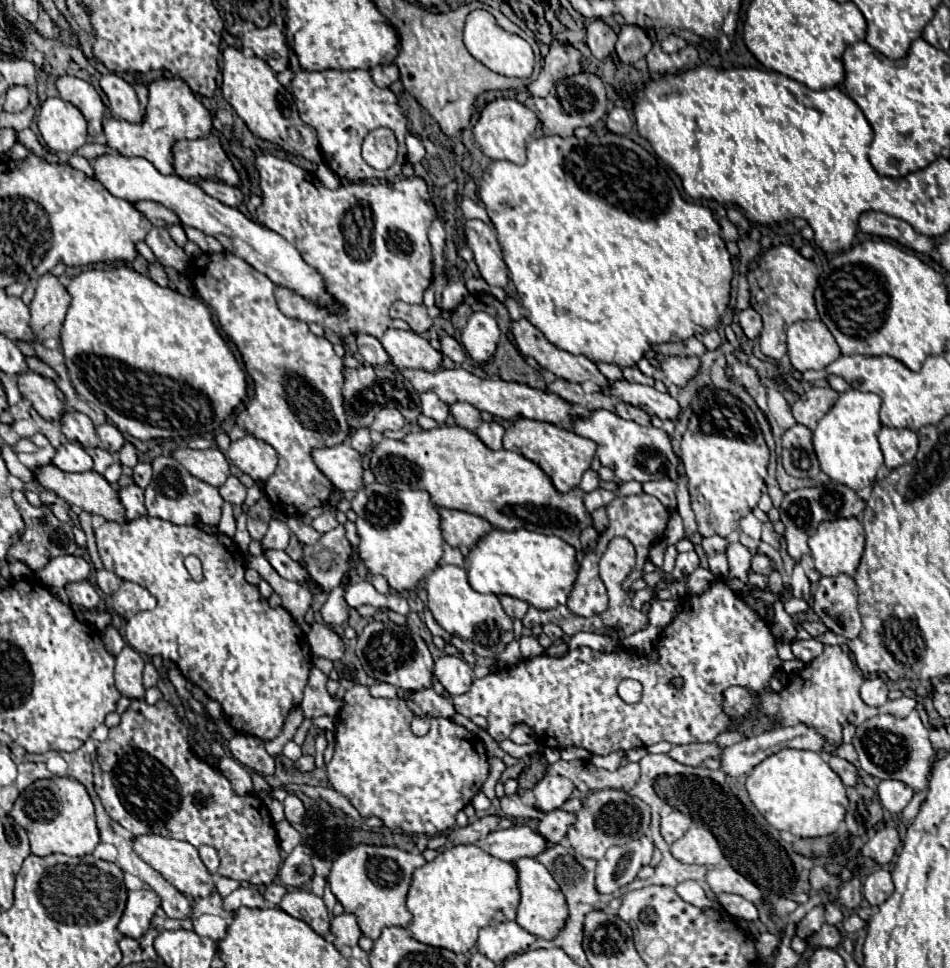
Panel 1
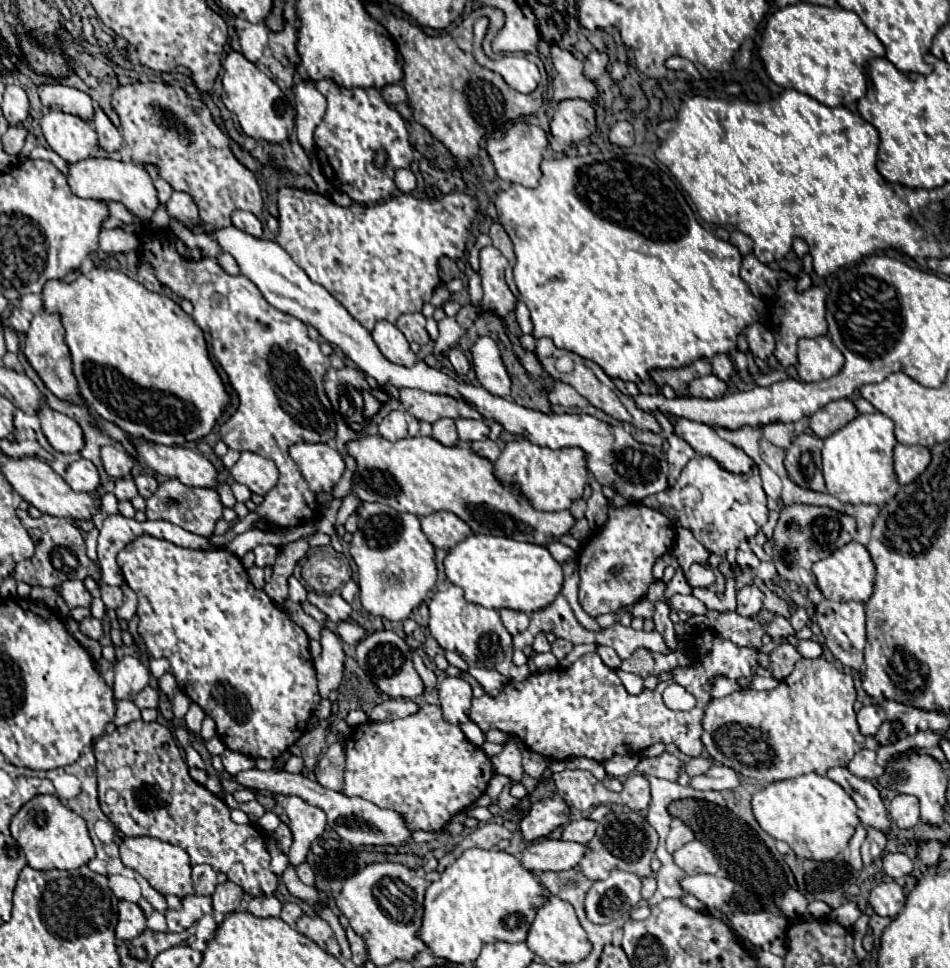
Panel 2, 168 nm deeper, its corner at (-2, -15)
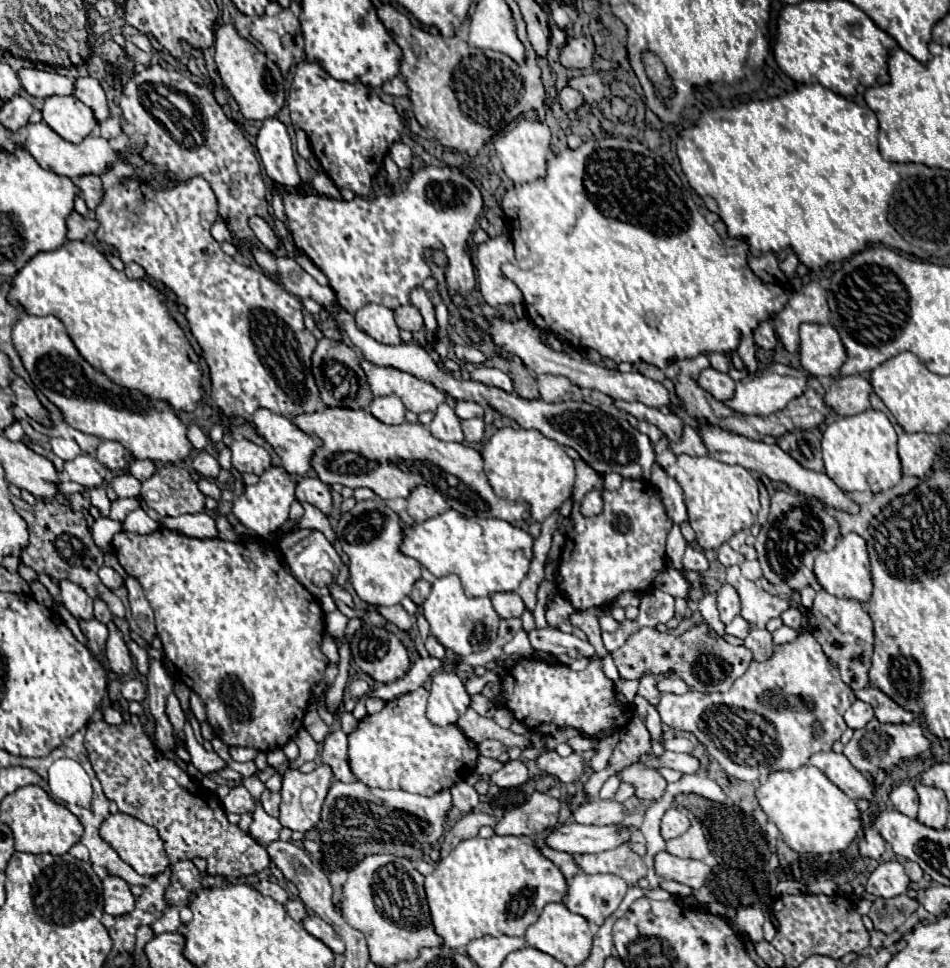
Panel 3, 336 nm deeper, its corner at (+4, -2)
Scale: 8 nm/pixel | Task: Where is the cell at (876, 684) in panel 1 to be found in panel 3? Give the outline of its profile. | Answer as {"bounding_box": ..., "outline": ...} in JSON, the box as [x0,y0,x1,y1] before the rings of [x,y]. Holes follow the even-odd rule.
{"bounding_box":[844,700,874,730],"outline":[[[856,700],[844,714],[844,720],[848,724],[848,728],[852,730],[858,730],[862,726],[866,726],[870,720],[874,718],[874,710],[870,704],[862,702],[862,700]]]}

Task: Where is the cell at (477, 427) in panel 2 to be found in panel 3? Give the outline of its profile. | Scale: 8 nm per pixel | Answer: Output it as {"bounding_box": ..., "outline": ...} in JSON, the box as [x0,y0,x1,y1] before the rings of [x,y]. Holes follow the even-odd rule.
{"bounding_box":[456,400,484,420],"outline":[[[458,400],[456,404],[456,414],[458,418],[466,420],[466,418],[482,418],[484,416],[484,408],[476,402],[468,402],[468,400]]]}

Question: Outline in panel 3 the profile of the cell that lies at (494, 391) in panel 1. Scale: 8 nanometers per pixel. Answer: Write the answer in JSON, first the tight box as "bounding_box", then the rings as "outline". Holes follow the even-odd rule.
{"bounding_box":[360,358,444,414],"outline":[[[360,358],[360,368],[366,374],[366,384],[370,386],[372,396],[396,394],[404,406],[416,414],[428,410],[436,412],[438,404],[444,402],[444,392],[440,392],[434,384],[416,378],[414,374],[388,366],[374,366],[366,358]]]}

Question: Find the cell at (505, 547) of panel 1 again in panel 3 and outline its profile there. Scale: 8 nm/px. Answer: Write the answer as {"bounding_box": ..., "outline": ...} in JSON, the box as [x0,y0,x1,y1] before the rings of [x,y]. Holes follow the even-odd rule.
{"bounding_box":[402,510,532,598],"outline":[[[446,510],[424,522],[412,524],[402,532],[402,554],[418,560],[436,578],[456,574],[470,598],[514,592],[528,574],[532,560],[532,536],[524,528],[496,518],[466,518],[456,510]]]}

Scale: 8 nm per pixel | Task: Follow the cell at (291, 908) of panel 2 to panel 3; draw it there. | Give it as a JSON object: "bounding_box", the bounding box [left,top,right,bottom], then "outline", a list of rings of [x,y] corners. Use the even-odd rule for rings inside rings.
{"bounding_box":[284,898,310,922],"outline":[[[290,898],[290,900],[284,904],[284,908],[288,910],[288,914],[290,914],[296,922],[302,922],[302,920],[306,920],[306,918],[310,916],[308,908],[306,908],[300,900],[294,900],[294,898]]]}

